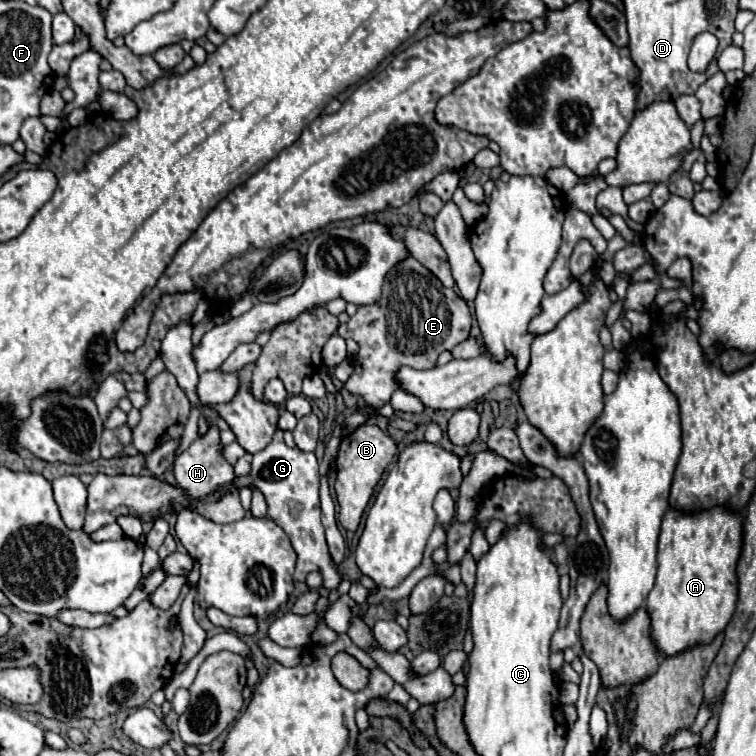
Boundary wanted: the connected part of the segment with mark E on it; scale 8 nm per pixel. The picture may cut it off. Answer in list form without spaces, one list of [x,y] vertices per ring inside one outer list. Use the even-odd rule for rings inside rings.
[[[416,258],[402,260],[392,268],[384,280],[382,298],[376,304],[360,306],[348,324],[340,324],[338,334],[350,336],[358,342],[360,354],[354,372],[344,384],[350,394],[358,394],[372,408],[390,402],[394,390],[400,388],[394,374],[400,366],[434,368],[444,350],[470,336],[470,308],[452,288],[446,288],[428,268]]]

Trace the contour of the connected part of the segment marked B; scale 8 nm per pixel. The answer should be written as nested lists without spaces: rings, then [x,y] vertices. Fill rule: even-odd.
[[[362,424],[358,426],[354,432],[346,434],[340,442],[338,448],[338,456],[336,456],[336,500],[338,500],[338,522],[350,530],[356,532],[364,508],[368,506],[372,492],[376,488],[376,484],[380,482],[386,466],[394,460],[396,456],[396,442],[384,434],[378,426],[374,424]]]

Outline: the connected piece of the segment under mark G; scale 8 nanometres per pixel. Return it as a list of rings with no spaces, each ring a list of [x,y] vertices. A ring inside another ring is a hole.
[[[276,430],[274,440],[266,446],[266,450],[260,450],[254,454],[250,474],[234,476],[232,486],[236,490],[256,488],[264,494],[268,504],[268,516],[288,534],[298,554],[294,580],[304,582],[308,572],[318,570],[328,590],[334,590],[340,584],[340,574],[338,574],[338,568],[332,564],[328,544],[324,538],[324,526],[320,522],[320,500],[318,500],[320,476],[318,476],[318,460],[314,452],[288,448],[284,442],[284,432]]]

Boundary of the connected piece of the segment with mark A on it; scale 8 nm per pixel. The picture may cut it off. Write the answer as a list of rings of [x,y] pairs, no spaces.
[[[724,506],[694,514],[682,514],[676,510],[666,512],[658,540],[656,584],[646,600],[646,610],[652,618],[652,642],[656,642],[656,650],[660,650],[664,656],[680,654],[684,646],[696,646],[696,642],[712,642],[712,638],[716,638],[716,634],[728,626],[738,600],[736,564],[742,550],[740,546],[742,518]]]

